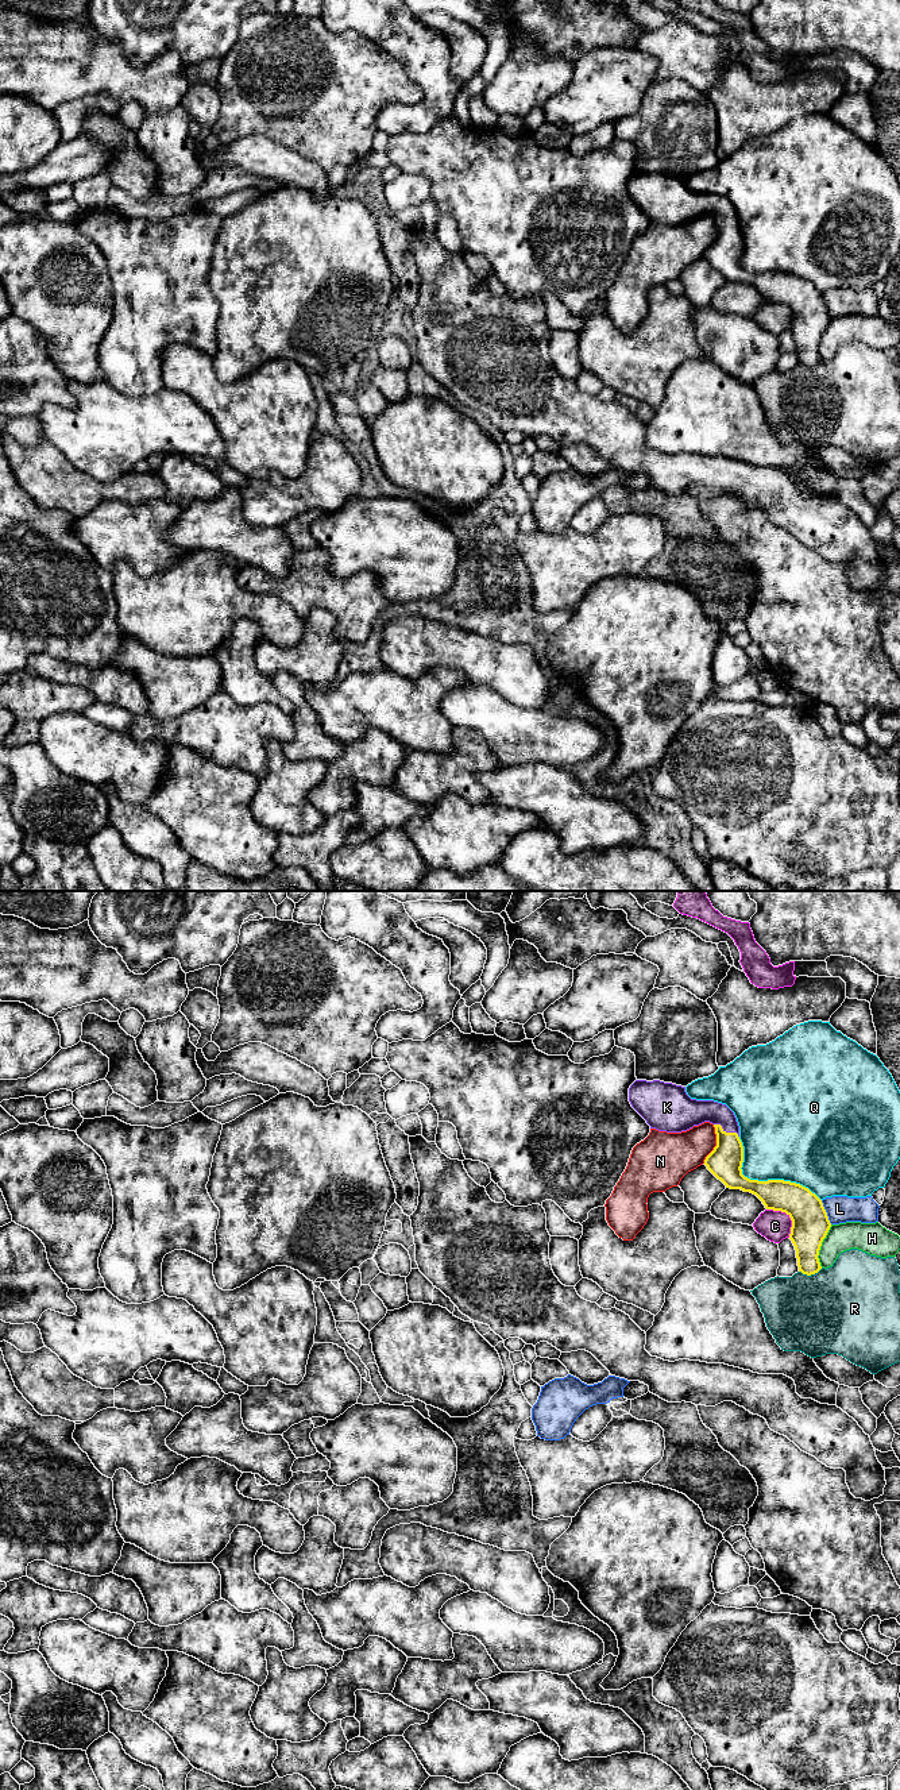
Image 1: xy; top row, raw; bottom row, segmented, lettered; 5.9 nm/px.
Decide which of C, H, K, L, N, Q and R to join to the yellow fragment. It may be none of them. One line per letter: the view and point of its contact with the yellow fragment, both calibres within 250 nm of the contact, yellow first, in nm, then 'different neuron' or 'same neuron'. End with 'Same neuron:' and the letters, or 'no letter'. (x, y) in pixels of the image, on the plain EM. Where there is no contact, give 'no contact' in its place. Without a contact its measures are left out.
C: xy (790, 309) | 220/180 nm | different neuron
H: xy (821, 338) | 220/170 nm | different neuron
K: xy (727, 226) | 200/160 nm | same neuron
L: xy (826, 305) | 220/160 nm | different neuron
N: xy (717, 236) | 200/260 nm | different neuron
Q: xy (764, 274) | 200/440 nm | different neuron
R: xy (810, 367) | 200/500 nm | different neuron
Same neuron: K

